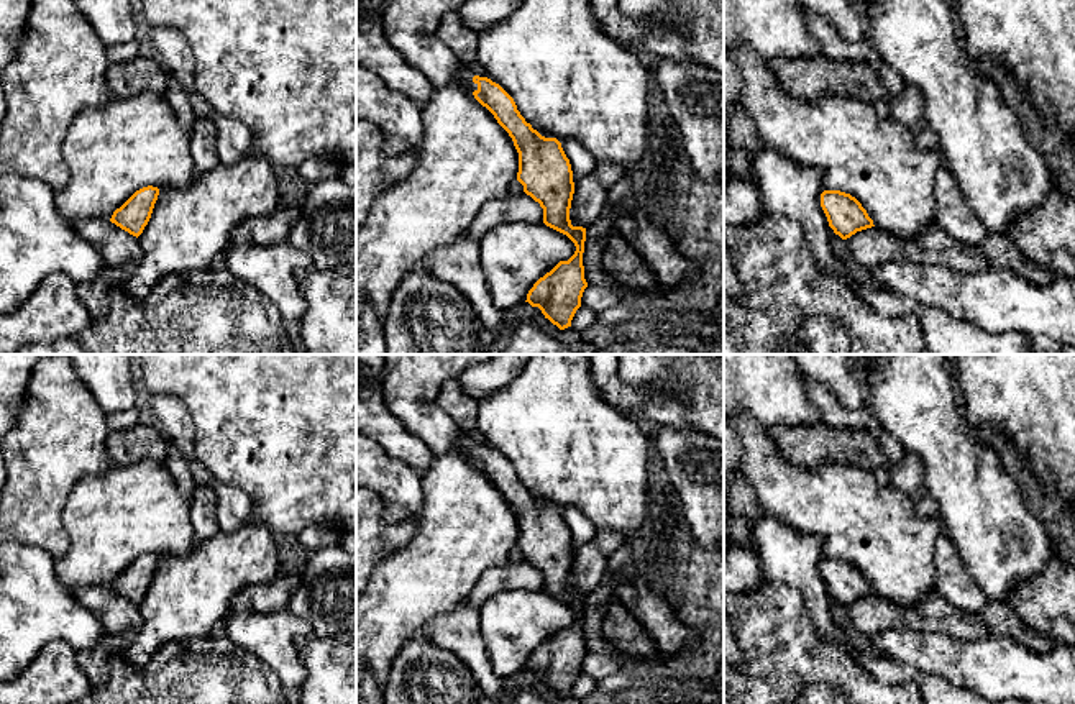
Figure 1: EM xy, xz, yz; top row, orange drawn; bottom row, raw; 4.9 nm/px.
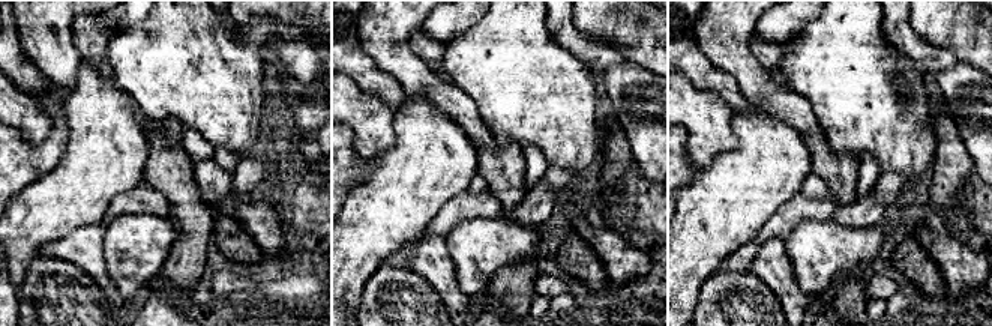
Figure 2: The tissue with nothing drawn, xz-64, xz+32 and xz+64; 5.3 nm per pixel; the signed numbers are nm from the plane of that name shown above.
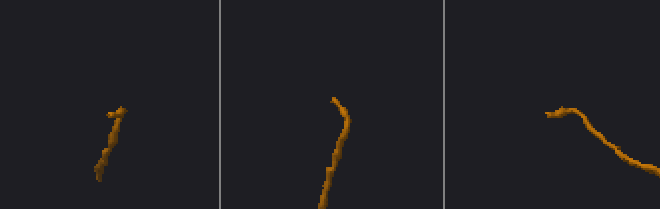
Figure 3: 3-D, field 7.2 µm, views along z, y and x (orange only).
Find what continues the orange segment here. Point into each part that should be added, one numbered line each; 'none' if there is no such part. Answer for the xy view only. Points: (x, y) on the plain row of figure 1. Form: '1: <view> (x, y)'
none

